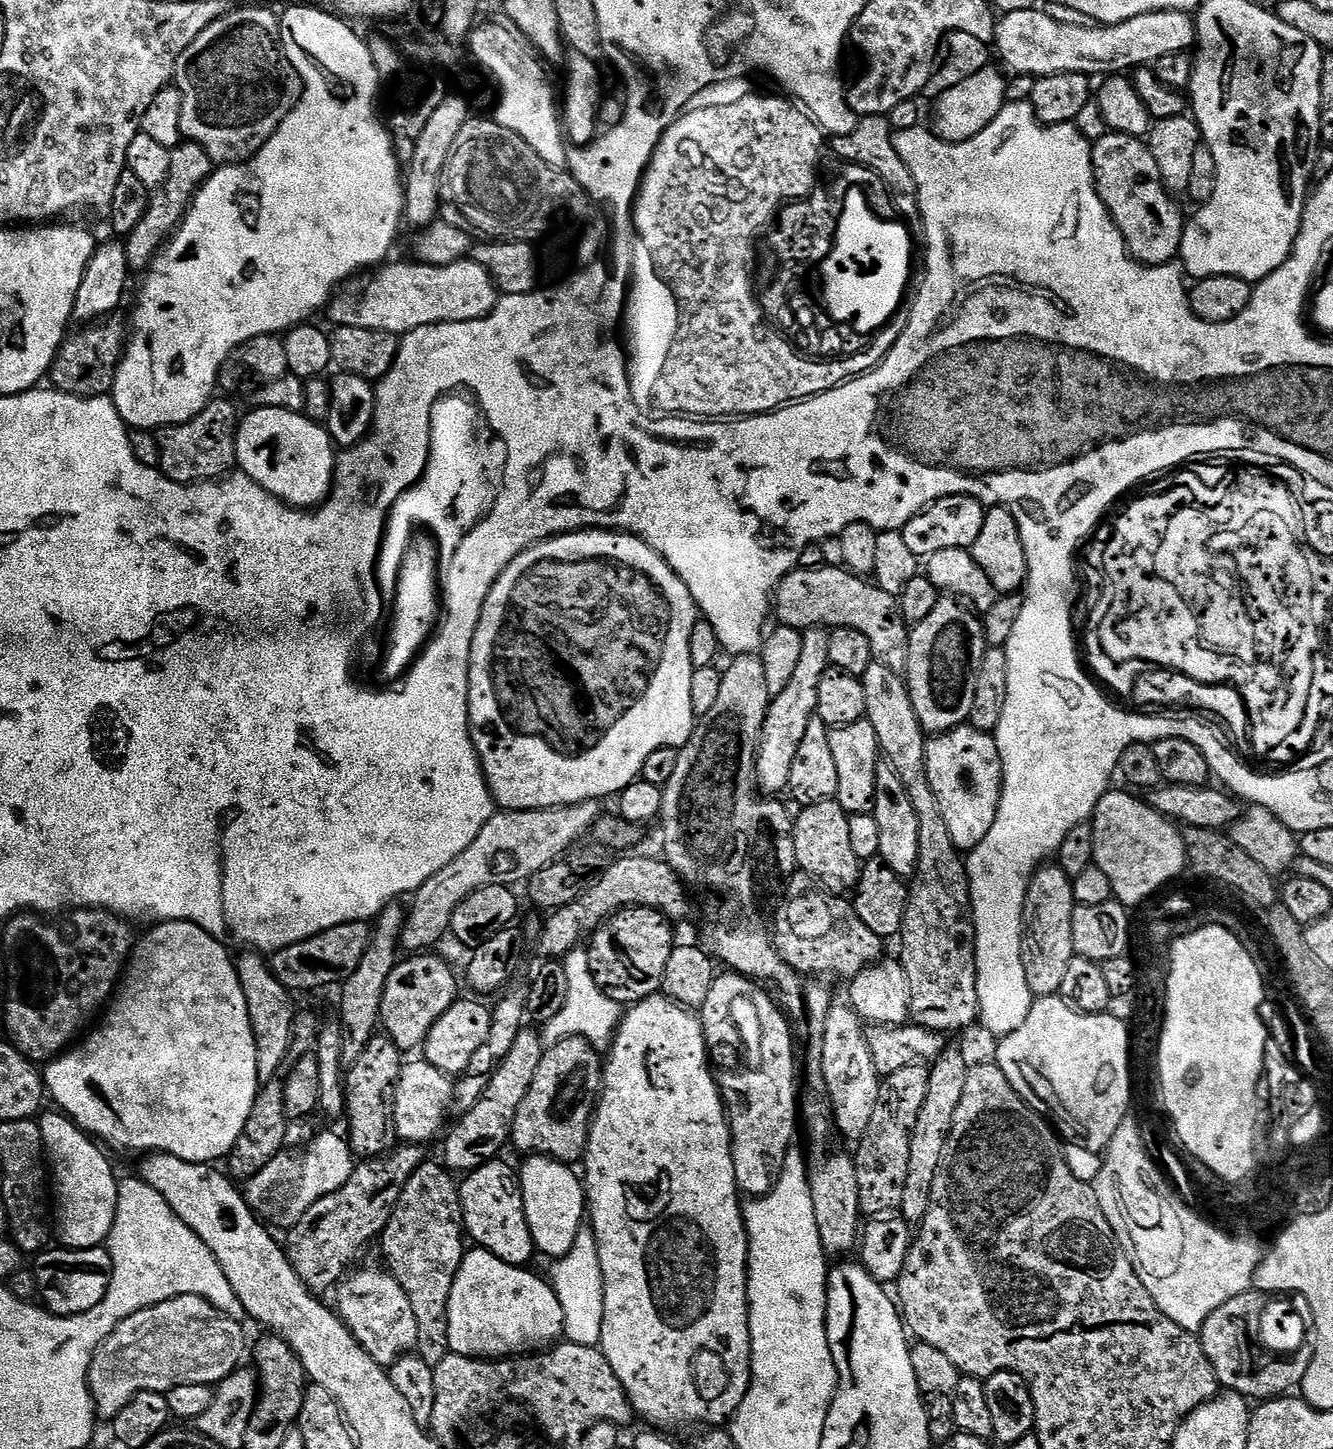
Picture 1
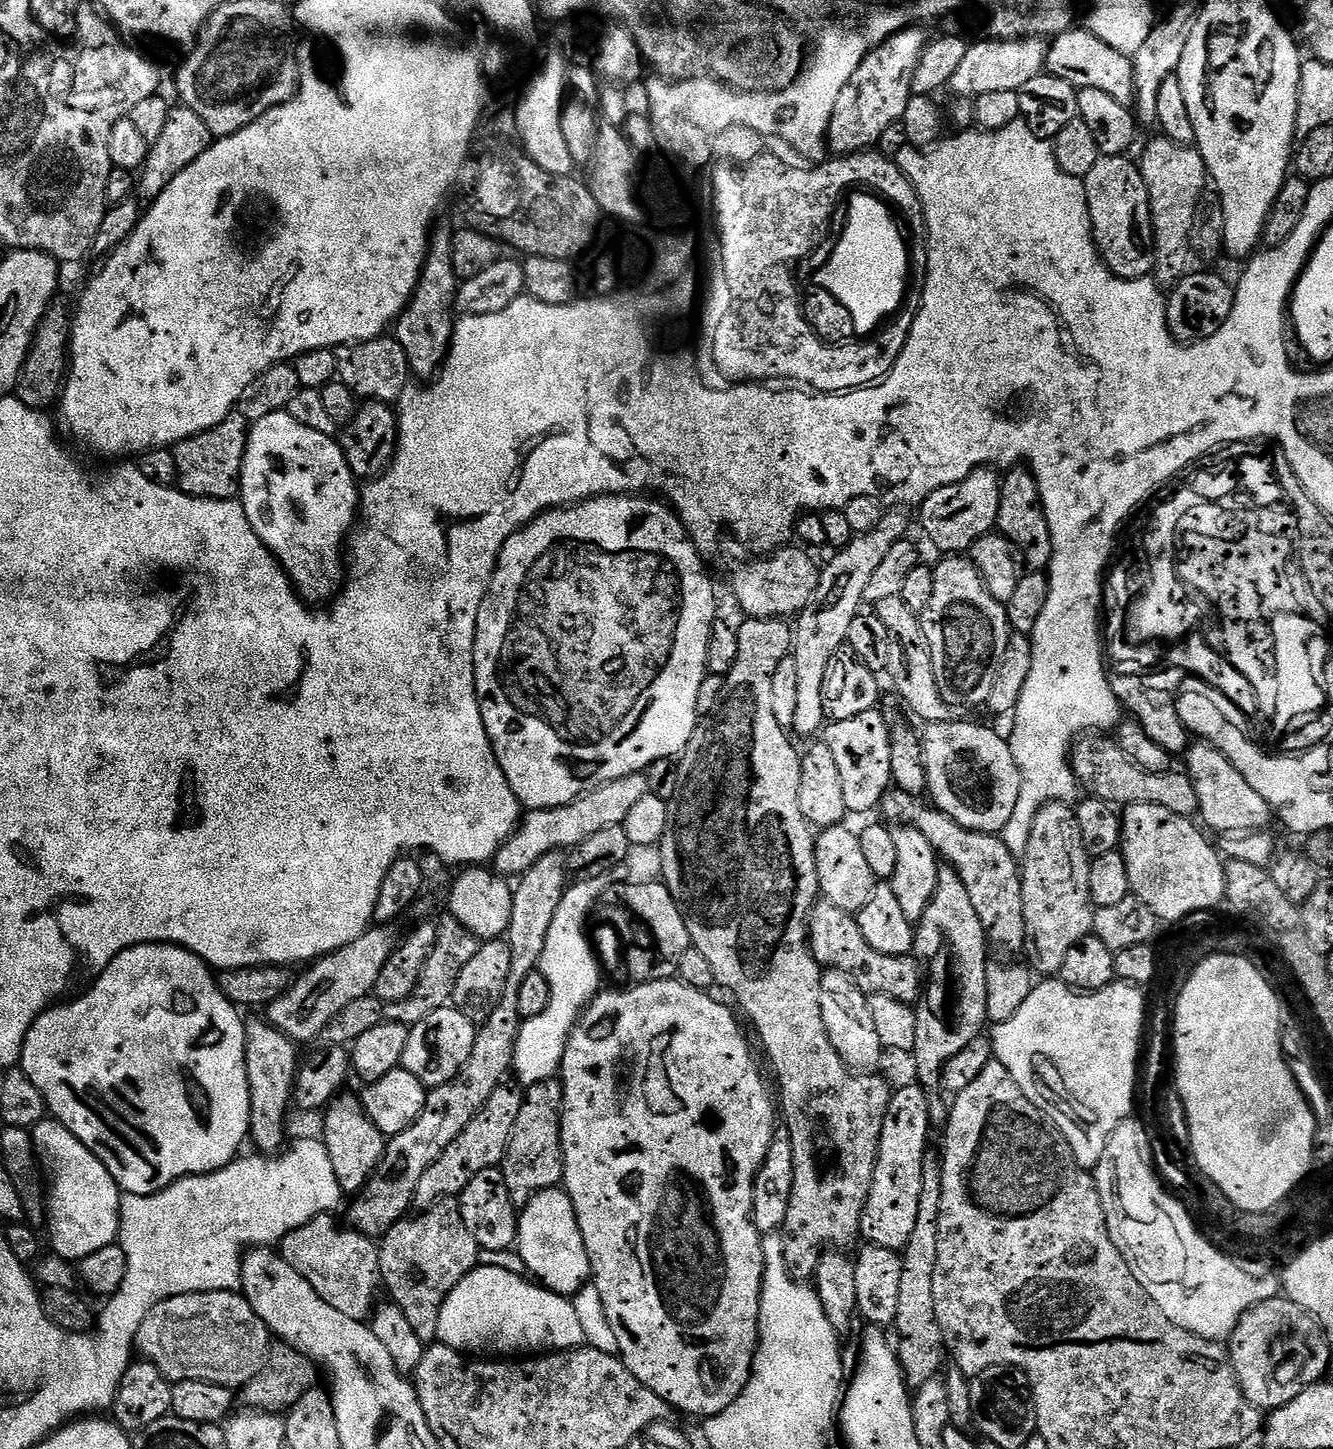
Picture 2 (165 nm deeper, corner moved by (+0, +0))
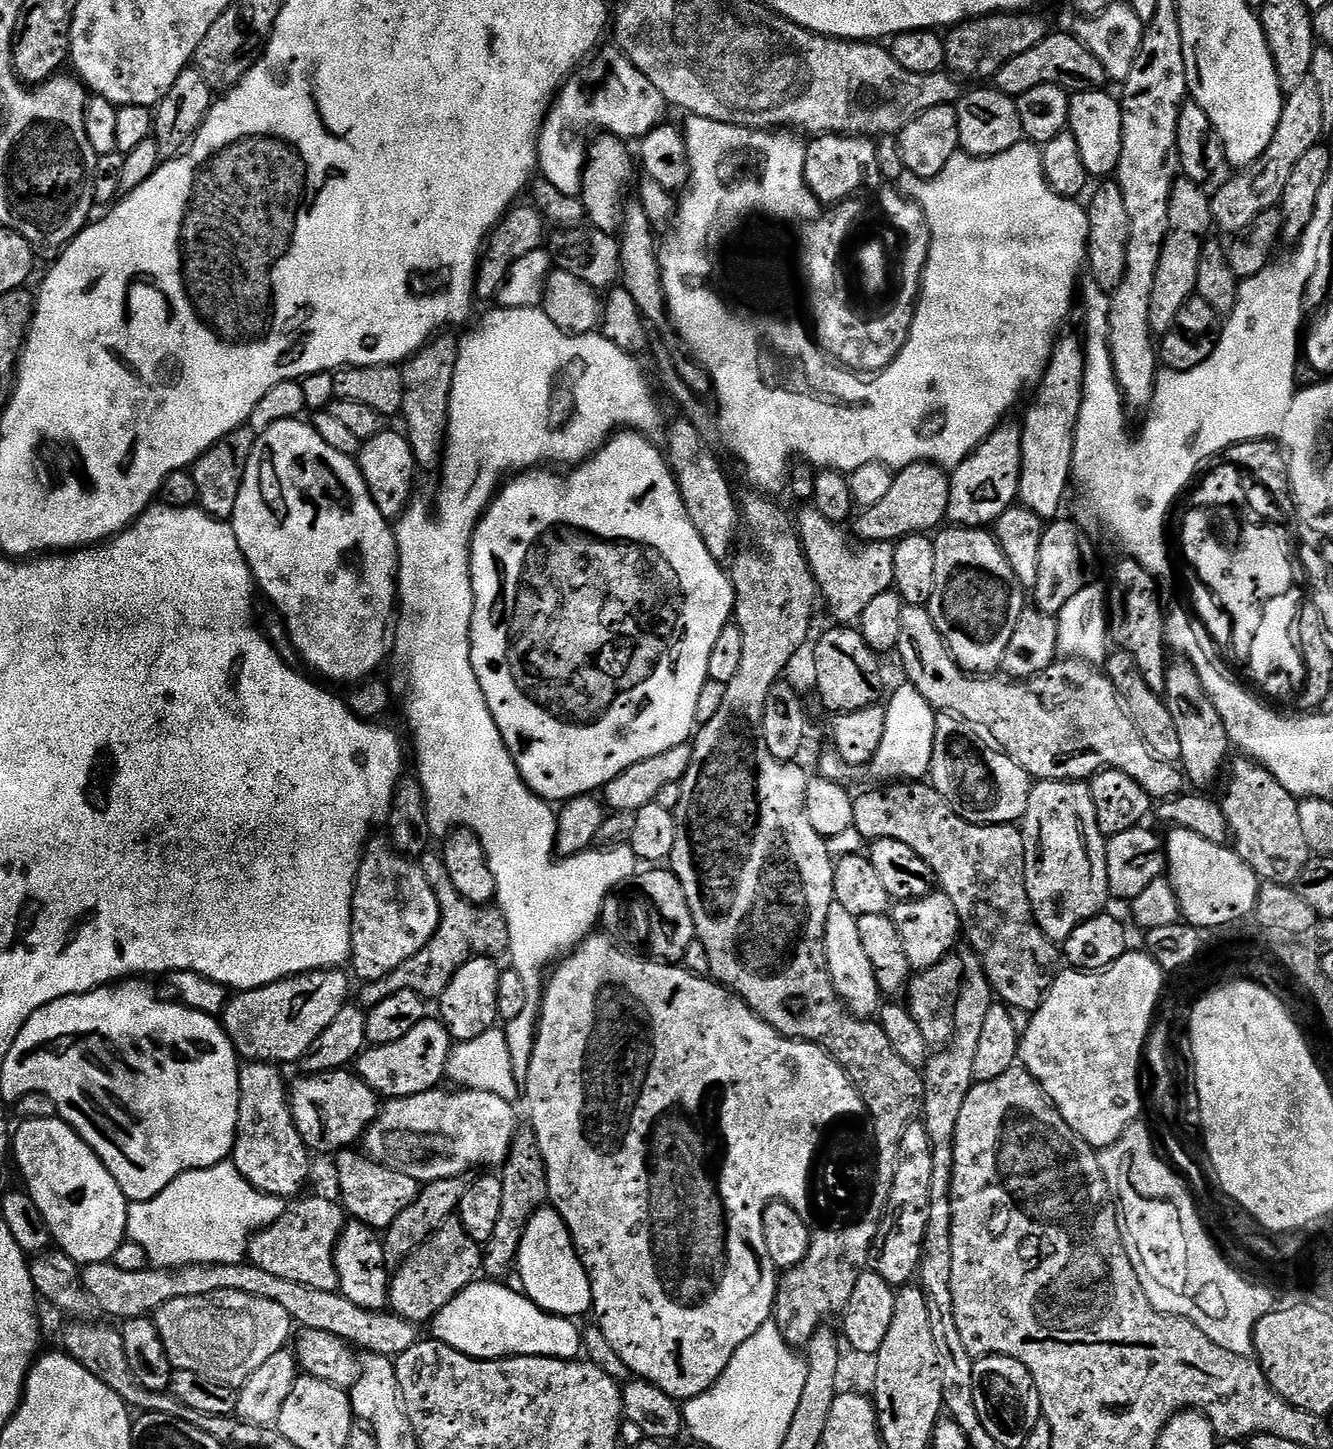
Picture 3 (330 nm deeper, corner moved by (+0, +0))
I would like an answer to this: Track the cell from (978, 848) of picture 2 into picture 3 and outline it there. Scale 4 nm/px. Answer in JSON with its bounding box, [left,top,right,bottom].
[852,782,1058,1014]

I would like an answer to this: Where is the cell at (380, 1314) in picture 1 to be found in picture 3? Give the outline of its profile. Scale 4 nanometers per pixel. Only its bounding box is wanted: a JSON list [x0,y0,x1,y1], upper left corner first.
[247,1196,346,1292]

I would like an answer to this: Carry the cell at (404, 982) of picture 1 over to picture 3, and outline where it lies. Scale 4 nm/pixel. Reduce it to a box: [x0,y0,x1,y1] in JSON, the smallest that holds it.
[350,846,440,984]

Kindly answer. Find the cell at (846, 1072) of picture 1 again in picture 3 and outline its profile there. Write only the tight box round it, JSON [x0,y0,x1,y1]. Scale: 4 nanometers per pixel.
[824,902,882,1017]

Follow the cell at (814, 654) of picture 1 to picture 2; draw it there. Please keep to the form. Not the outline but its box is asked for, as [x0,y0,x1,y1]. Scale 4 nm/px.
[790,511,909,737]

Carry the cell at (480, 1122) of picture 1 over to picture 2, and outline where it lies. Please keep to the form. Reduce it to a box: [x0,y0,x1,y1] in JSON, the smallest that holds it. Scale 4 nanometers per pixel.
[414,1082,524,1210]

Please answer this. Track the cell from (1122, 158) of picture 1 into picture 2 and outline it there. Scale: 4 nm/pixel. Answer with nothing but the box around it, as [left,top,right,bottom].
[1082,155,1156,280]

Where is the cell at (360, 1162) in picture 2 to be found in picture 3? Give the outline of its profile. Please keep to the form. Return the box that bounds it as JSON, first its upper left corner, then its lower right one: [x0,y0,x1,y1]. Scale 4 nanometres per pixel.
[334,1150,421,1230]

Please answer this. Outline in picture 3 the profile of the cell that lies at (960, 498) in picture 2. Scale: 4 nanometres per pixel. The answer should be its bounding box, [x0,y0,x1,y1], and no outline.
[947,422,1022,528]

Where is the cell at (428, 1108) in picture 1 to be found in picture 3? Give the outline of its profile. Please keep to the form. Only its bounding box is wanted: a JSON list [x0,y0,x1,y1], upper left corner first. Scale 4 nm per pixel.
[290,1070,382,1154]

